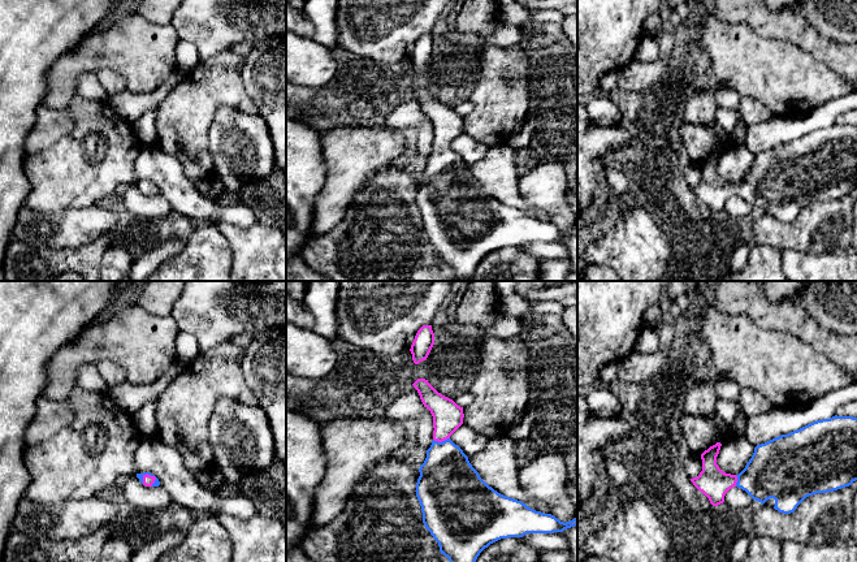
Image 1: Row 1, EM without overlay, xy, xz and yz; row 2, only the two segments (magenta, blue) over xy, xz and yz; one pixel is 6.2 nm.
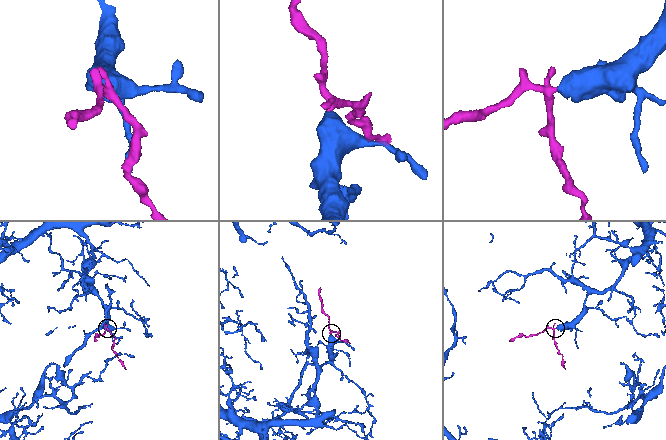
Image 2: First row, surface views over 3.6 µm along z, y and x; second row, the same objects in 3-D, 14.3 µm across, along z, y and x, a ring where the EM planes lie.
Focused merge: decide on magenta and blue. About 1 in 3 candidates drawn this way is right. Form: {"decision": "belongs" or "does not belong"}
{"decision": "belongs"}

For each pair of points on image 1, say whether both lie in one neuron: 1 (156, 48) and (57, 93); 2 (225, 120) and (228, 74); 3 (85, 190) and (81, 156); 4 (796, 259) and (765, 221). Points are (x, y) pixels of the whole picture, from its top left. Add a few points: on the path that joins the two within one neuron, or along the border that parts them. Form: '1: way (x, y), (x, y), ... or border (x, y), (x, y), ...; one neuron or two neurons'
1: way (130, 48), (98, 50), (78, 66); one neuron
2: border (241, 109), (230, 107), (219, 108), (208, 130); two neurons
3: way (85, 182), (85, 164); one neuron
4: border (782, 250), (800, 250), (818, 255); two neurons

